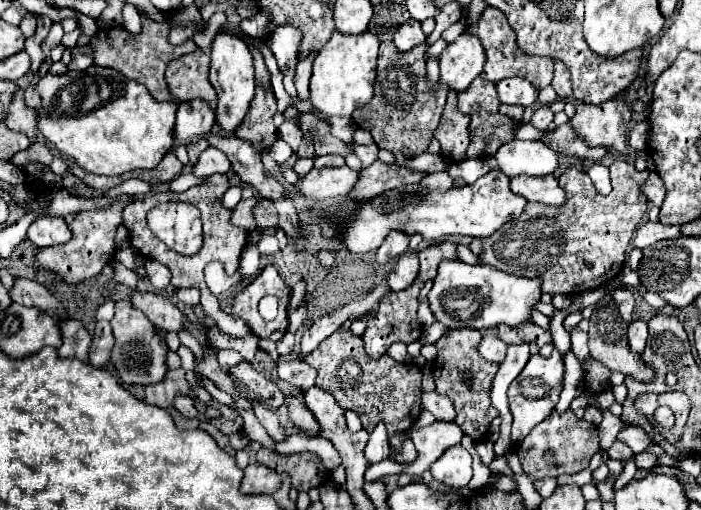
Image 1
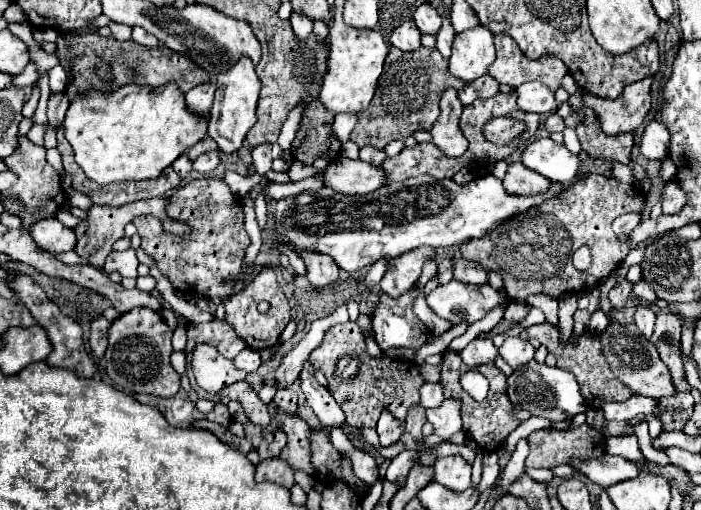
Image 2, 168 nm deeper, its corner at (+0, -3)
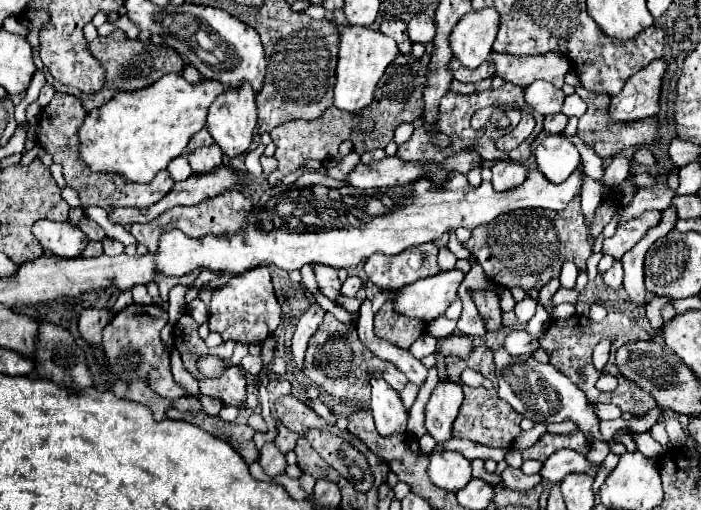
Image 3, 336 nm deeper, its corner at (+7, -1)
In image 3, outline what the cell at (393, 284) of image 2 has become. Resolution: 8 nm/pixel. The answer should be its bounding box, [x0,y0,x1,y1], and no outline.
[364,242,442,290]

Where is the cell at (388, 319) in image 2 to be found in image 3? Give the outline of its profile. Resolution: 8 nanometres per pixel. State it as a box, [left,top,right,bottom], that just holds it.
[374,302,426,348]

